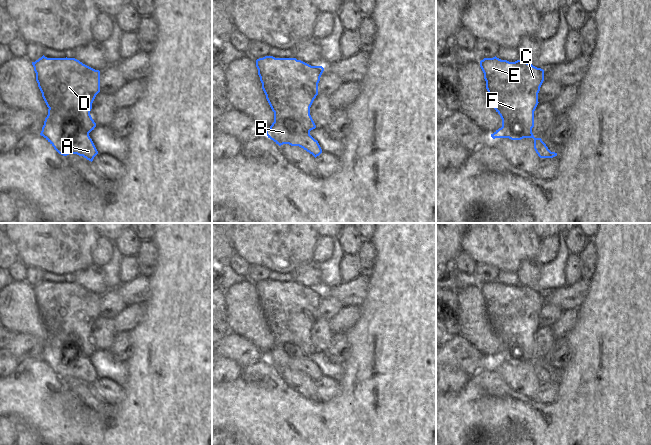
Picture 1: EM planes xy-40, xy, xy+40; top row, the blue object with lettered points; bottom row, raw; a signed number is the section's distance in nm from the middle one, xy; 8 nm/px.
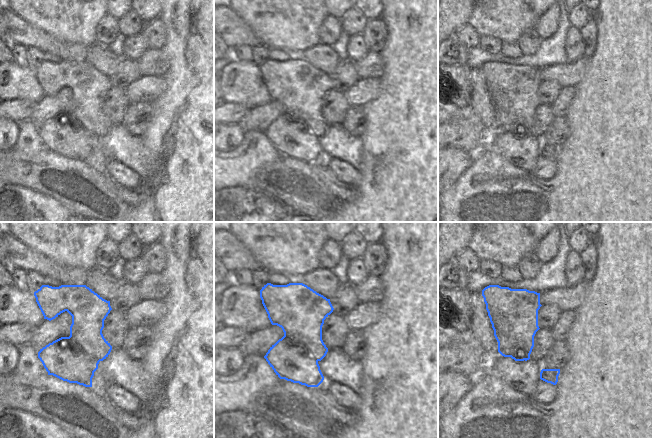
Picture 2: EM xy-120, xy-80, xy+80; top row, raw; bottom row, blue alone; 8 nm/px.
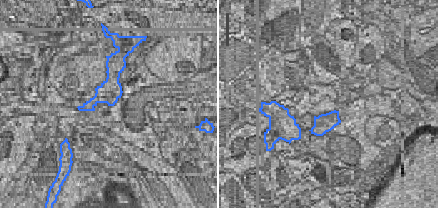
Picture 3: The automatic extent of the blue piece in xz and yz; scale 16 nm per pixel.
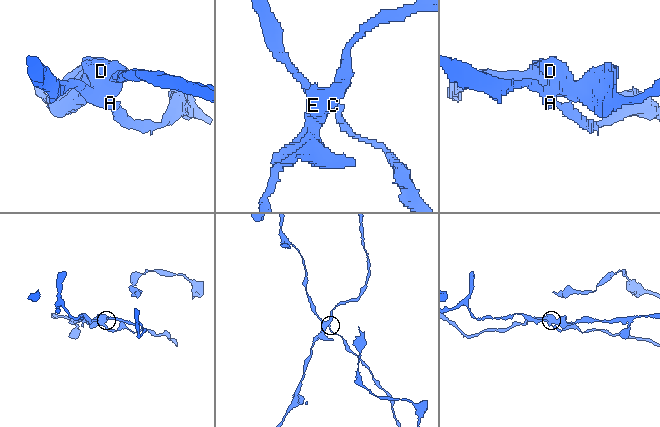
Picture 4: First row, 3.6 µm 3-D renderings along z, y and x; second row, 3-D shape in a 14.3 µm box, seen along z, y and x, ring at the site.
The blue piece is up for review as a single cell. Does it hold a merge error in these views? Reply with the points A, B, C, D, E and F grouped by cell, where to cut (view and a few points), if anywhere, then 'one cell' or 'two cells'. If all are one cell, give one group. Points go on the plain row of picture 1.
A B / C D E F | xy-40 (48, 333), (53, 347), (80, 344), (81, 351), (88, 358) | two cells

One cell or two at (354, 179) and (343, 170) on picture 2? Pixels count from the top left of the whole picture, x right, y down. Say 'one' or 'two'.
one

